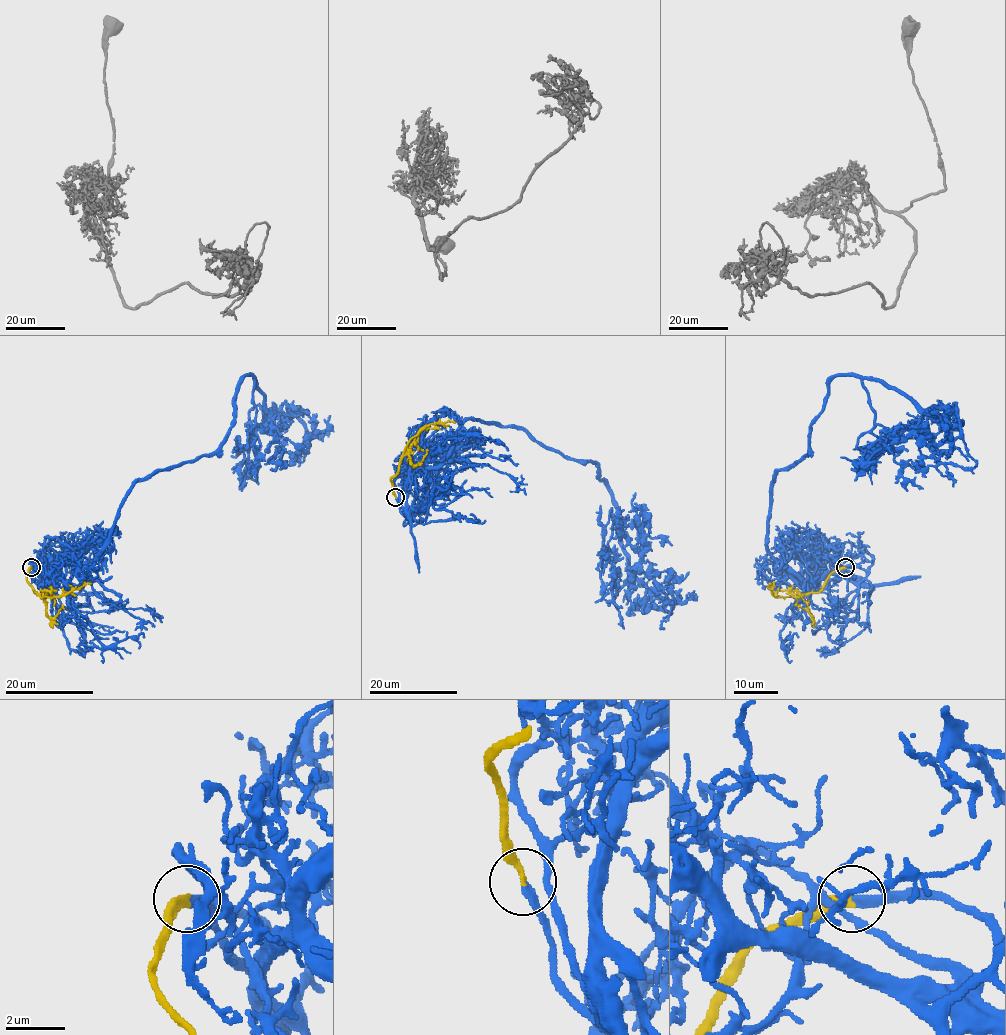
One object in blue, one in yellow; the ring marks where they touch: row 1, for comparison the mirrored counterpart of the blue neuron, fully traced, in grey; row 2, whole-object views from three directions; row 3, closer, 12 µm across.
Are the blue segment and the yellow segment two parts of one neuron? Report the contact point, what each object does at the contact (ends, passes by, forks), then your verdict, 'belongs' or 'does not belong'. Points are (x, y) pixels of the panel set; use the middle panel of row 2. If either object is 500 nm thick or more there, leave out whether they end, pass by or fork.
(395, 497) | blue passes by | yellow ends | belongs

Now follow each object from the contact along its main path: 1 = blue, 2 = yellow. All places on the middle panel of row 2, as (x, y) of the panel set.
1: (395, 497), (466, 420), (514, 426), (595, 462), (652, 604), (670, 612), (666, 581), (689, 572)
2: (395, 497), (391, 480), (399, 467), (406, 444), (431, 423), (454, 422)

